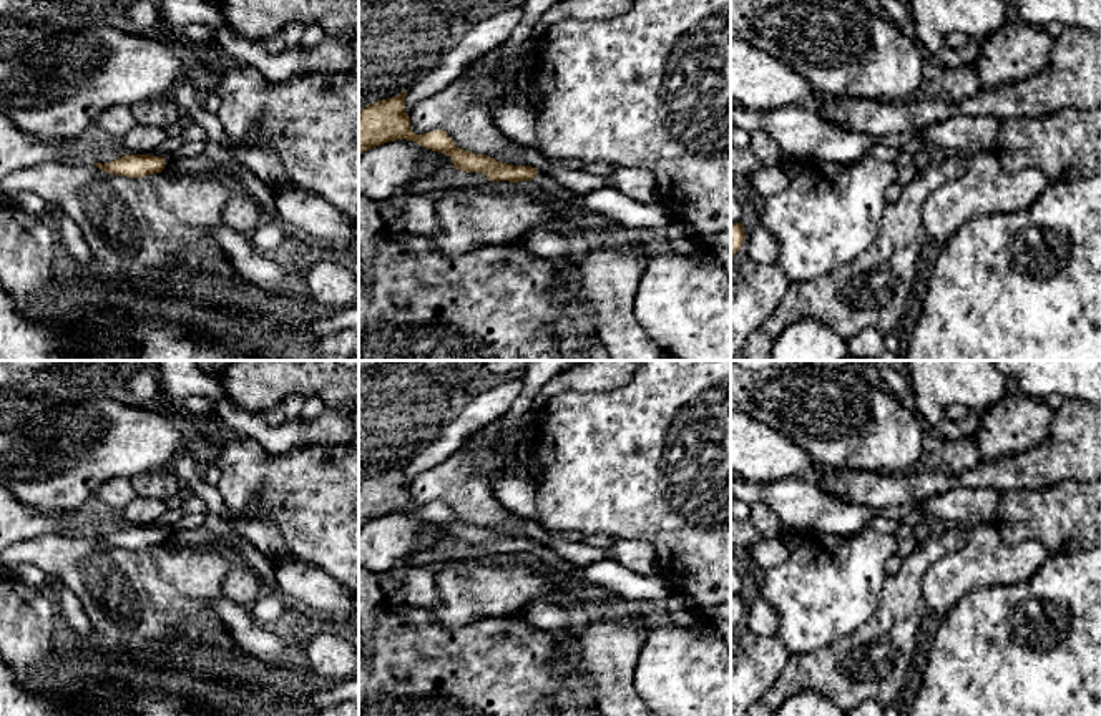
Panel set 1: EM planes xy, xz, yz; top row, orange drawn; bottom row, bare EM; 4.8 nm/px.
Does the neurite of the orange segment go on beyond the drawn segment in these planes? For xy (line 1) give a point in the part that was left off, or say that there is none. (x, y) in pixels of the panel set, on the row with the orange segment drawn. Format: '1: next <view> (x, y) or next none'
1: next xy (170, 158)

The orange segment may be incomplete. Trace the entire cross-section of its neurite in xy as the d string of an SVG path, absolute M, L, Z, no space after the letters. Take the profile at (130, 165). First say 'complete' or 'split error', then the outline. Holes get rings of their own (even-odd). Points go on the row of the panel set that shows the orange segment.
split error | M168 153L163 156L149 156L149 154L125 154L118 158L116 161L101 164L93 163L96 168L116 174L116 176L126 176L126 178L143 178L146 174L161 173L166 164L176 164L178 159L174 153Z

